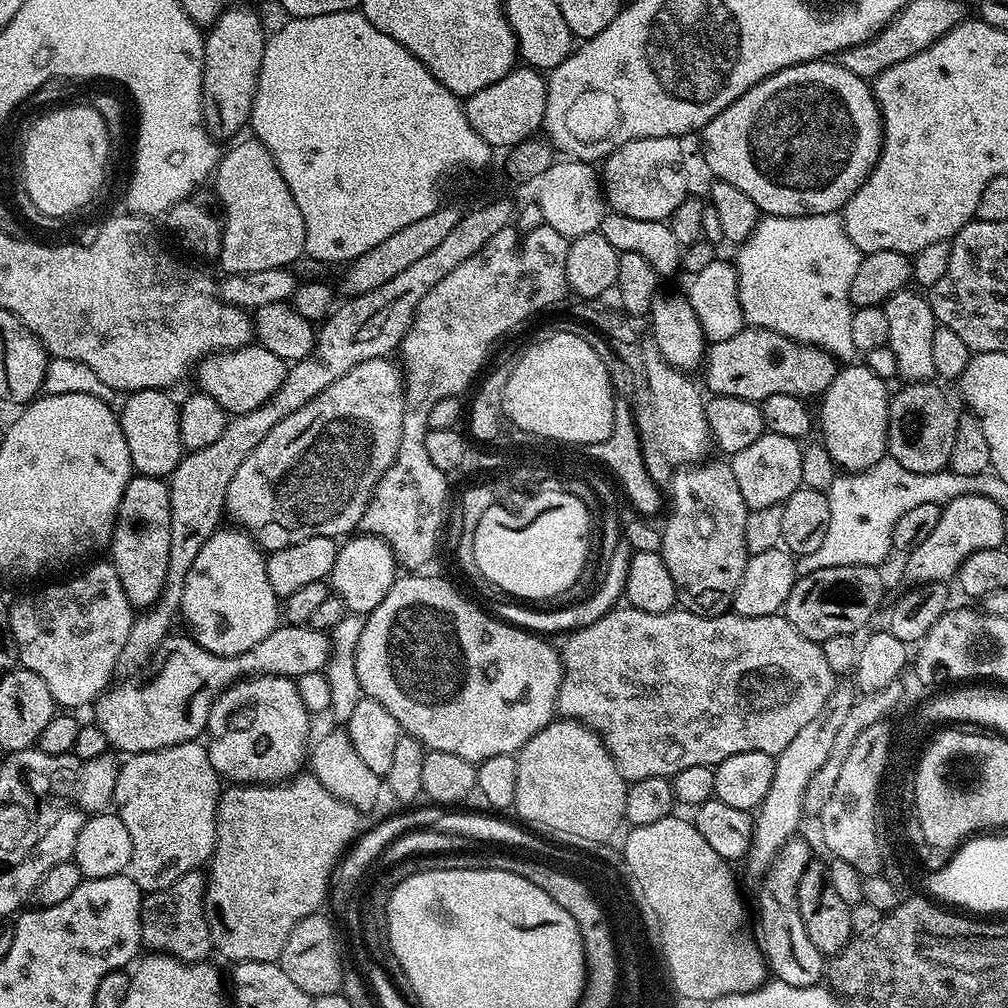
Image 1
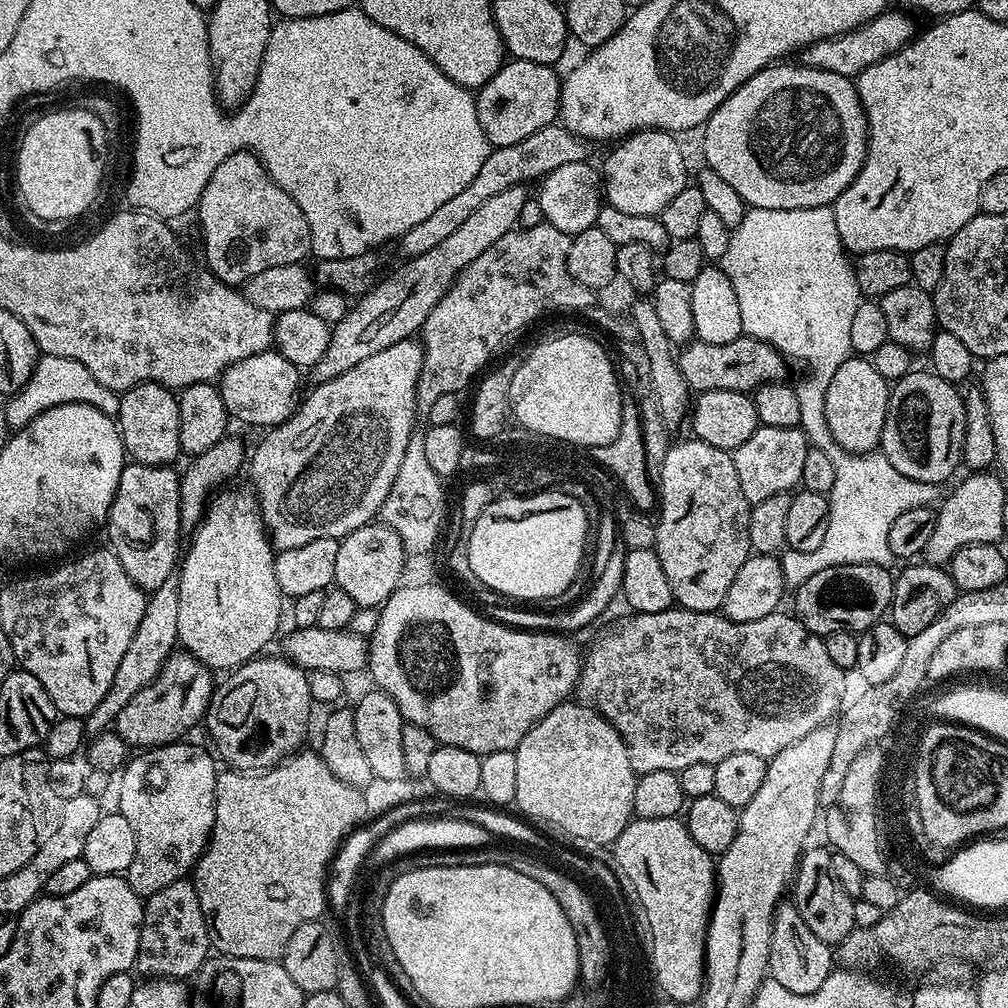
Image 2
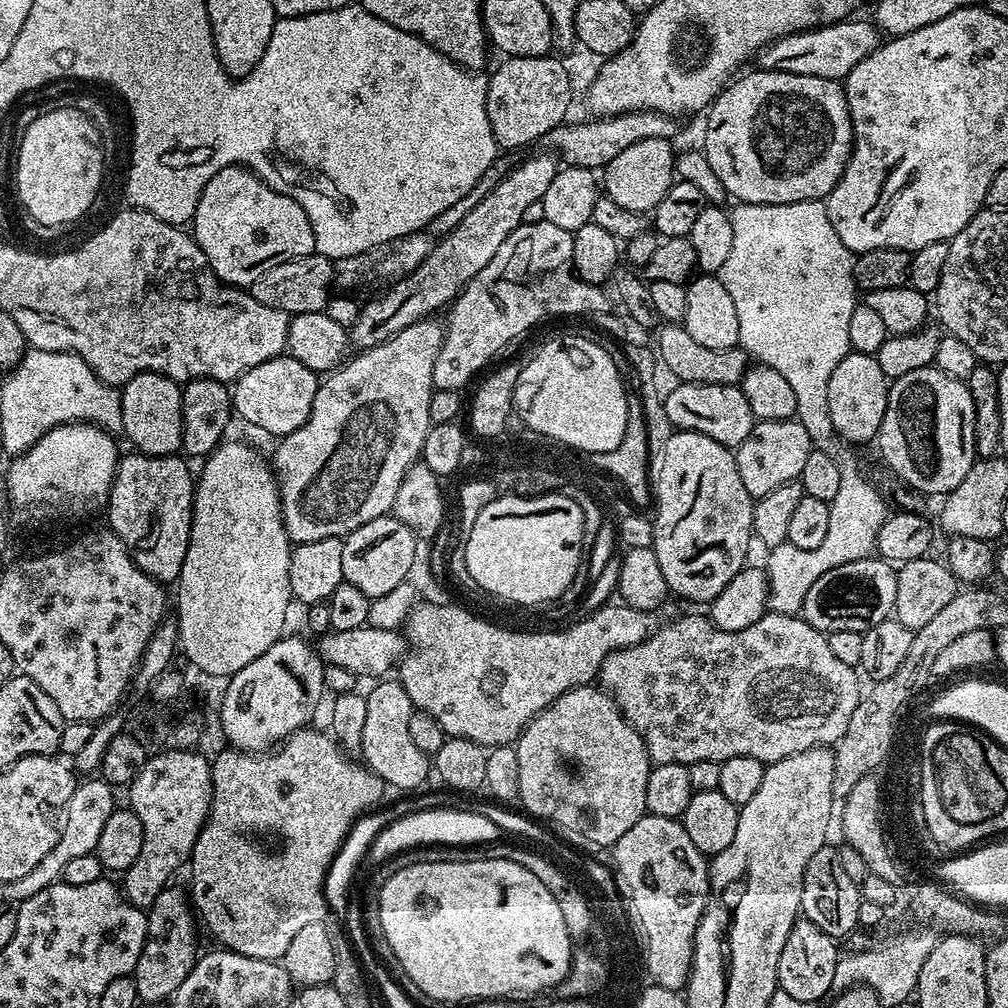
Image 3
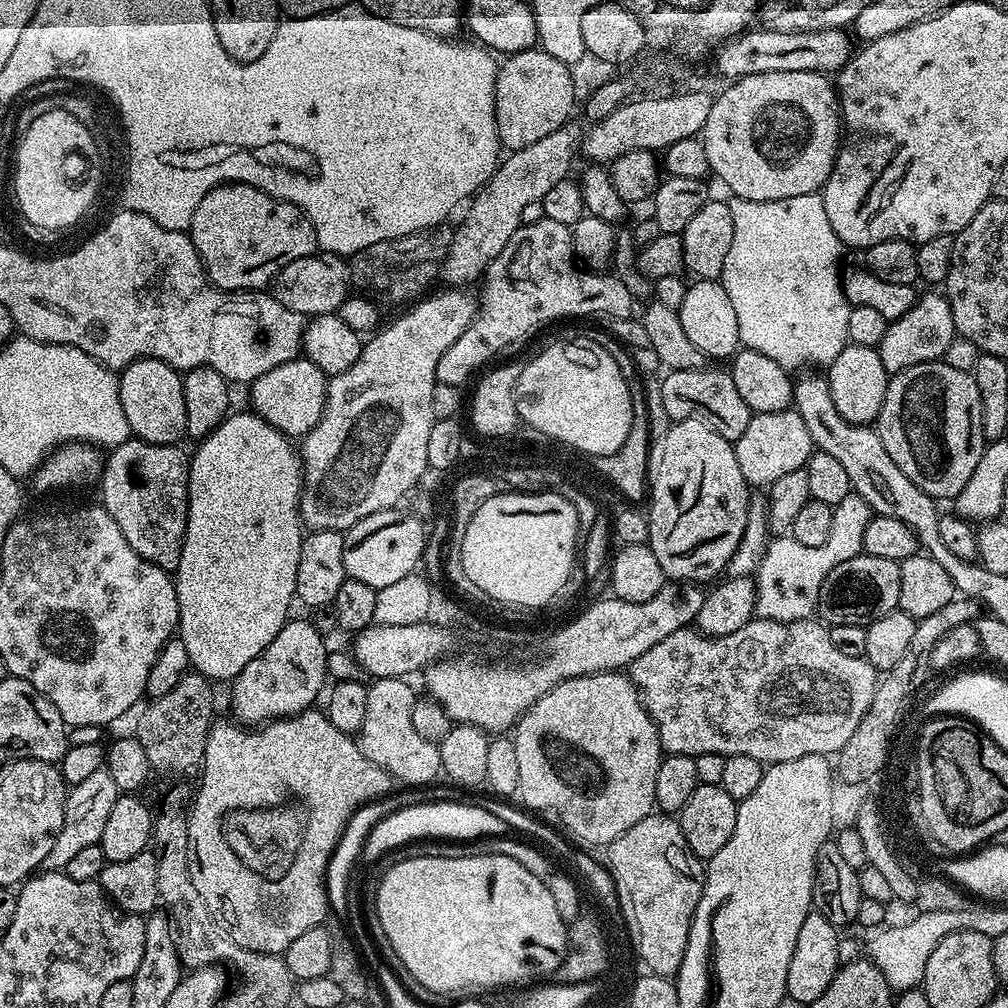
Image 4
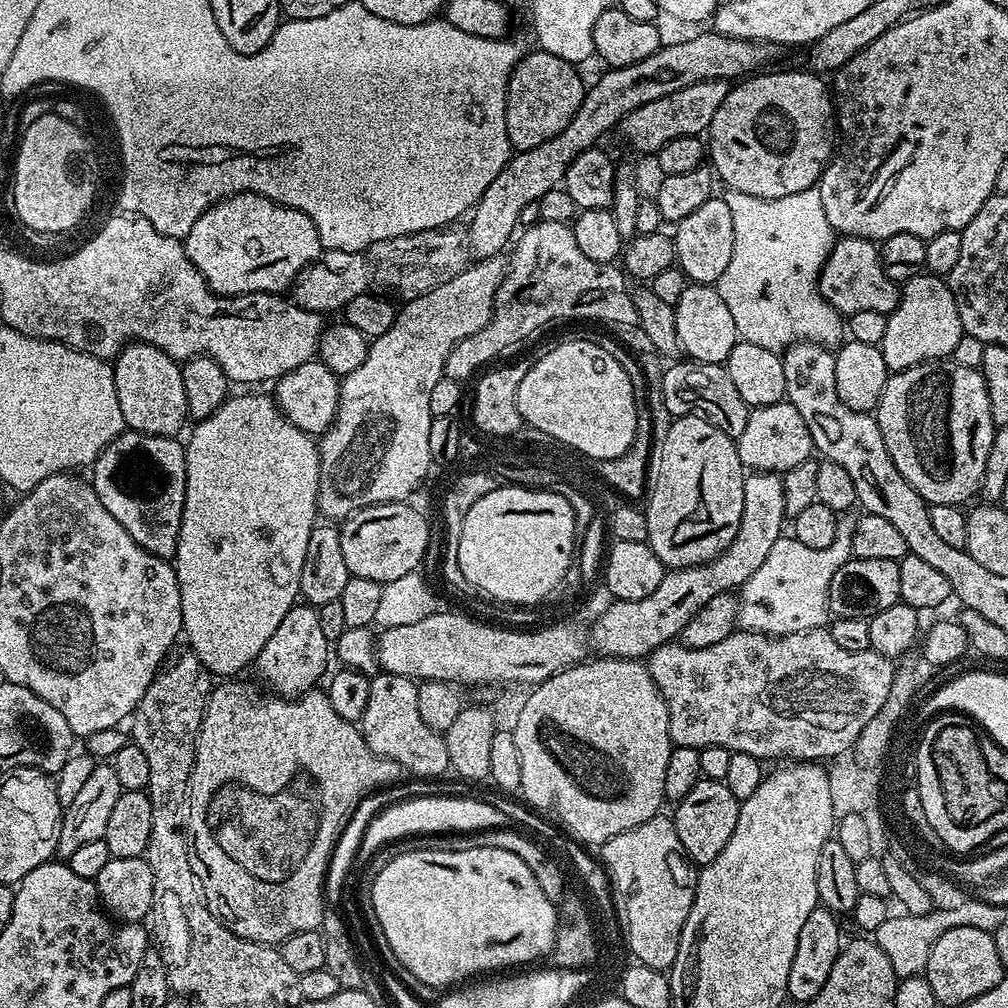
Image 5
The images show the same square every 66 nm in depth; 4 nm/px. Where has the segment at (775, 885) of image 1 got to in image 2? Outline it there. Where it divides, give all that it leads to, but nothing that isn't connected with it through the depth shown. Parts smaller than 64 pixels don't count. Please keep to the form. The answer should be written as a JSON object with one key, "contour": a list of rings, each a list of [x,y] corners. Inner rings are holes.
{"contour":[[[784,902],[776,909],[772,917],[772,941],[770,942],[770,958],[768,971],[771,979],[779,985],[786,986],[791,994],[813,994],[834,969],[834,952],[822,938],[817,938],[802,922],[802,914],[798,914],[795,903]]]}

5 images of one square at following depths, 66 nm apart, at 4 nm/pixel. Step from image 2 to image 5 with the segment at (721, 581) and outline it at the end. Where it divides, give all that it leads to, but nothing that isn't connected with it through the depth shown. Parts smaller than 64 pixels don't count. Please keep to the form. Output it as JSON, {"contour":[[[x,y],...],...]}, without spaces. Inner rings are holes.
{"contour":[[[677,416],[673,419],[670,430],[666,430],[666,438],[659,440],[651,453],[650,491],[646,496],[646,543],[652,547],[654,554],[658,554],[665,569],[705,564],[722,554],[730,542],[734,542],[742,522],[742,486],[745,475],[746,469],[738,458],[733,437],[697,416]]]}

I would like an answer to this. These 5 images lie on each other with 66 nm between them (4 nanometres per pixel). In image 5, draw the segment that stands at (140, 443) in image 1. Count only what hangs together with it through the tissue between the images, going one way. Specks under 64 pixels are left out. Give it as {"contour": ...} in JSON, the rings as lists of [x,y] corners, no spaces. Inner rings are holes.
{"contour":[[[133,342],[115,357],[112,373],[114,390],[118,390],[118,406],[122,406],[122,418],[131,431],[151,436],[176,436],[179,433],[189,414],[186,390],[182,387],[182,374],[177,361],[158,350],[158,346]]]}

